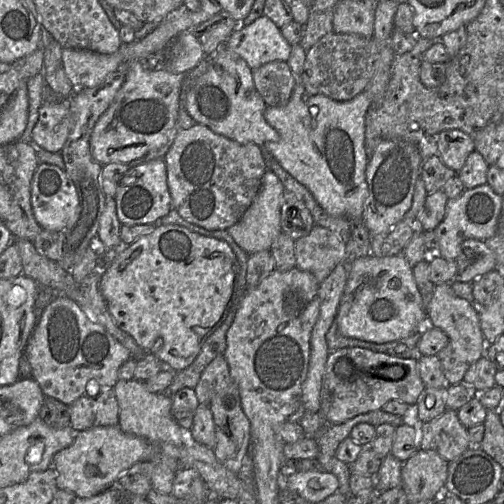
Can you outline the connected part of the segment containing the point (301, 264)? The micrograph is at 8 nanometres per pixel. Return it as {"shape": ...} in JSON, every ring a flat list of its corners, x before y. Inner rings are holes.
{"shape":[[314,225,311,232,295,241,296,267,311,273,318,283,322,283,334,268,345,261,346,243,331,230]]}

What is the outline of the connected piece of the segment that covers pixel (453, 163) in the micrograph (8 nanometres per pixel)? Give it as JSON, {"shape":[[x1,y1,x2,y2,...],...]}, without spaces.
{"shape":[[445,130,438,135,437,154,443,163,455,172,460,171,473,151,473,140,460,130]]}

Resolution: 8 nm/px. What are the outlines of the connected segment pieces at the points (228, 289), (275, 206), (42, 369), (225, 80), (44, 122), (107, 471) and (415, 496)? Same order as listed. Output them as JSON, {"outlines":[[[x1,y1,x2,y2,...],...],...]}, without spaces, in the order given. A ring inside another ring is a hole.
{"outlines":[[[174,224,158,225,151,233,138,238,130,245,121,246,116,251,116,258,108,266,99,283,99,290,107,303,109,313,114,319,115,324,122,331,133,337,144,354,150,353,155,355,166,368,174,372,184,370,196,359,206,339,219,328,231,310,237,275,237,258,235,253,223,239,206,237]],[[267,169,261,189,250,207,245,211,241,219,227,229,229,235,247,254,253,254,264,250,270,250,273,242,281,233,281,203,285,189,274,172]],[[65,296,54,298,40,313,25,355,31,365,31,377,39,384,44,395,66,405,71,405,81,396,97,396,113,388,119,380,119,368,132,357,125,346,103,326,90,319,75,301]],[[227,42,220,44,210,55,210,63,206,72,200,76,193,86,187,90,185,107,188,114,213,132,239,143,254,143,264,146,266,142,278,141,279,133,266,121,264,111,267,104,258,93,253,73,248,64,238,54,228,48]],[[70,99,43,102,32,130,32,143,46,151,60,152,73,128]],[[119,425,80,431,70,446,53,457,52,467,57,473,56,485,59,490,68,490,76,497,88,498,103,492,136,462,151,461,157,453,158,448,154,444,123,432]],[[419,449,403,462,401,487,409,503,435,500,445,491,449,462,433,450]]]}

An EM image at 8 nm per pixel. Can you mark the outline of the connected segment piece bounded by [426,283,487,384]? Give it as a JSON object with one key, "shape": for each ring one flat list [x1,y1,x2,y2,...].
{"shape":[[450,283,435,286,426,314,433,326,442,330,449,338,447,346,437,354,447,384,463,381,469,367,483,356,483,340,487,340,480,328,479,311,475,305,456,296]]}

